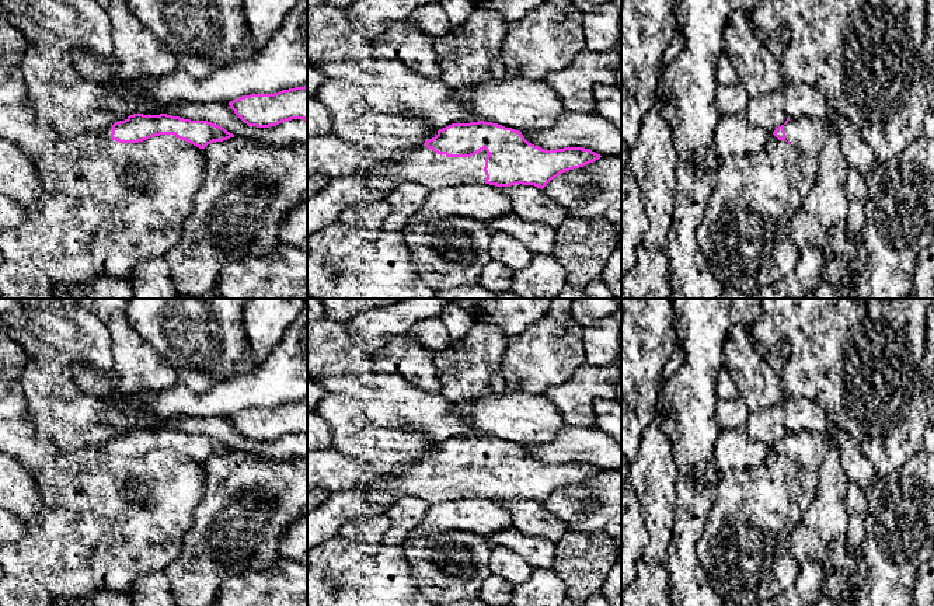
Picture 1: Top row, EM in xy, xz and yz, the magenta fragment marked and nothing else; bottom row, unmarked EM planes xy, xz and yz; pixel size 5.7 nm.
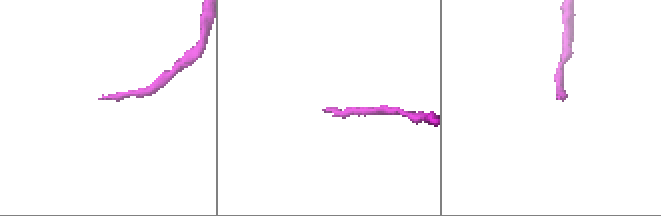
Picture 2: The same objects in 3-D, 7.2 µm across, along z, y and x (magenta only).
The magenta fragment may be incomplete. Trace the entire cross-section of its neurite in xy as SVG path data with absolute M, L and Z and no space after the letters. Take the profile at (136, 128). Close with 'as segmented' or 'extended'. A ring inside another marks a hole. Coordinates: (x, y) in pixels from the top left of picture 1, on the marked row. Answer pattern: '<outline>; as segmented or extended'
M133 114L125 121L115 122L102 129L100 133L101 137L119 143L139 143L160 135L174 135L199 149L205 149L213 142L223 142L234 137L233 133L212 122L191 121L167 114Z; extended

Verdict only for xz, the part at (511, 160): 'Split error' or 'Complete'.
Split error

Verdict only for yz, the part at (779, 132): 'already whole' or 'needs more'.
needs more

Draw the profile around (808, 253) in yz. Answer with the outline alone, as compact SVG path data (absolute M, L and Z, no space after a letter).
M805 245L798 252L794 274L784 276L777 283L763 286L749 299L802 299L808 292L816 289L822 281L829 251Z

